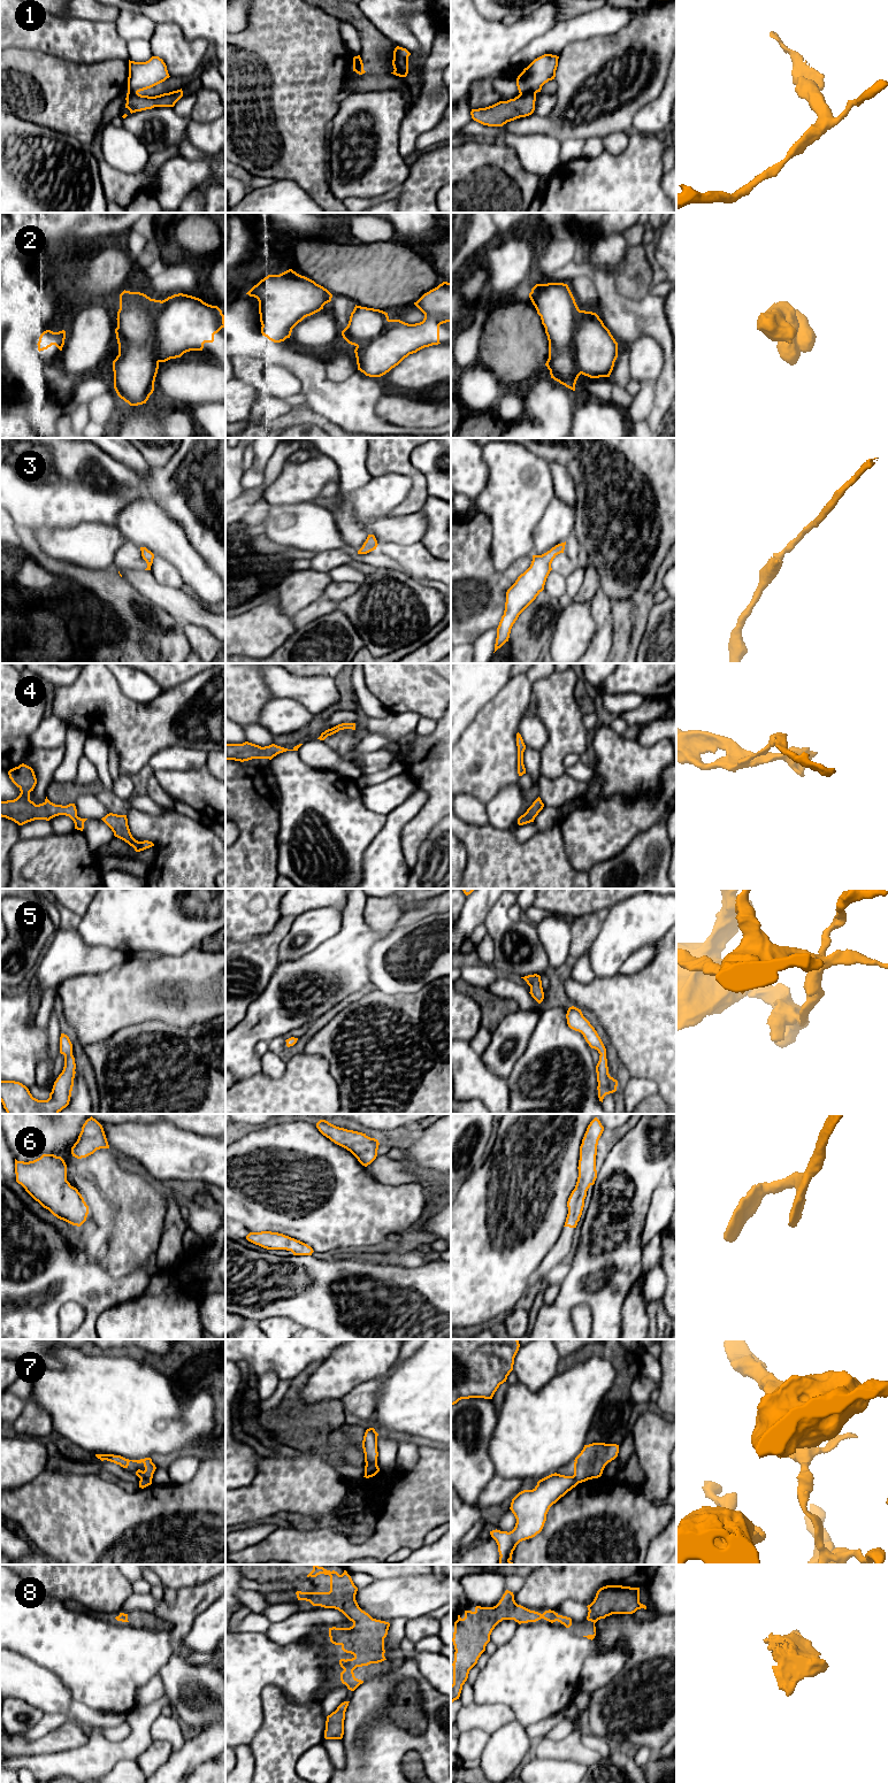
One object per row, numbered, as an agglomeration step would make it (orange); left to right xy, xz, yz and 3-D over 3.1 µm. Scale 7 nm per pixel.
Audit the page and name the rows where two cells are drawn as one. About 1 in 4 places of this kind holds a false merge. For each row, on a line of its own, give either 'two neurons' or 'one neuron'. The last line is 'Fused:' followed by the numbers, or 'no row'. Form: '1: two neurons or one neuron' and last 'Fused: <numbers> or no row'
1: two neurons
2: one neuron
3: one neuron
4: one neuron
5: one neuron
6: one neuron
7: two neurons
8: one neuron
Fused: 1, 7

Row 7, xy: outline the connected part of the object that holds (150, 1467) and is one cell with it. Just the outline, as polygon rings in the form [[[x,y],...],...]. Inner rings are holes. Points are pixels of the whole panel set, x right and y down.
[[[95,1454],[95,1457],[98,1459],[100,1459],[101,1461],[107,1460],[107,1461],[114,1462],[116,1465],[120,1465],[123,1468],[128,1468],[130,1461],[137,1462],[137,1463],[143,1462],[144,1467],[145,1467],[145,1470],[143,1471],[143,1470],[138,1469],[136,1471],[136,1475],[140,1480],[152,1481],[153,1474],[154,1474],[154,1471],[156,1469],[156,1467],[152,1462],[151,1458],[145,1458],[145,1459],[140,1459],[140,1460],[129,1460],[129,1459],[125,1459],[125,1458],[121,1457],[121,1455],[114,1455],[114,1454]]]

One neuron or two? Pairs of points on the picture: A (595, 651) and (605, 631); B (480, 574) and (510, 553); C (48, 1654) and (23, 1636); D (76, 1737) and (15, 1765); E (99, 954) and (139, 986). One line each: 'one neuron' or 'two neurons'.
A: one neuron
B: two neurons
C: one neuron
D: two neurons
E: two neurons

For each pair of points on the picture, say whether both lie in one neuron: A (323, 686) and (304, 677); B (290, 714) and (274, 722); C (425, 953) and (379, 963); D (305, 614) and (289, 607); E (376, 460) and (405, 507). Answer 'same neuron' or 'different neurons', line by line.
A: same neuron
B: same neuron
C: same neuron
D: different neurons
E: same neuron

